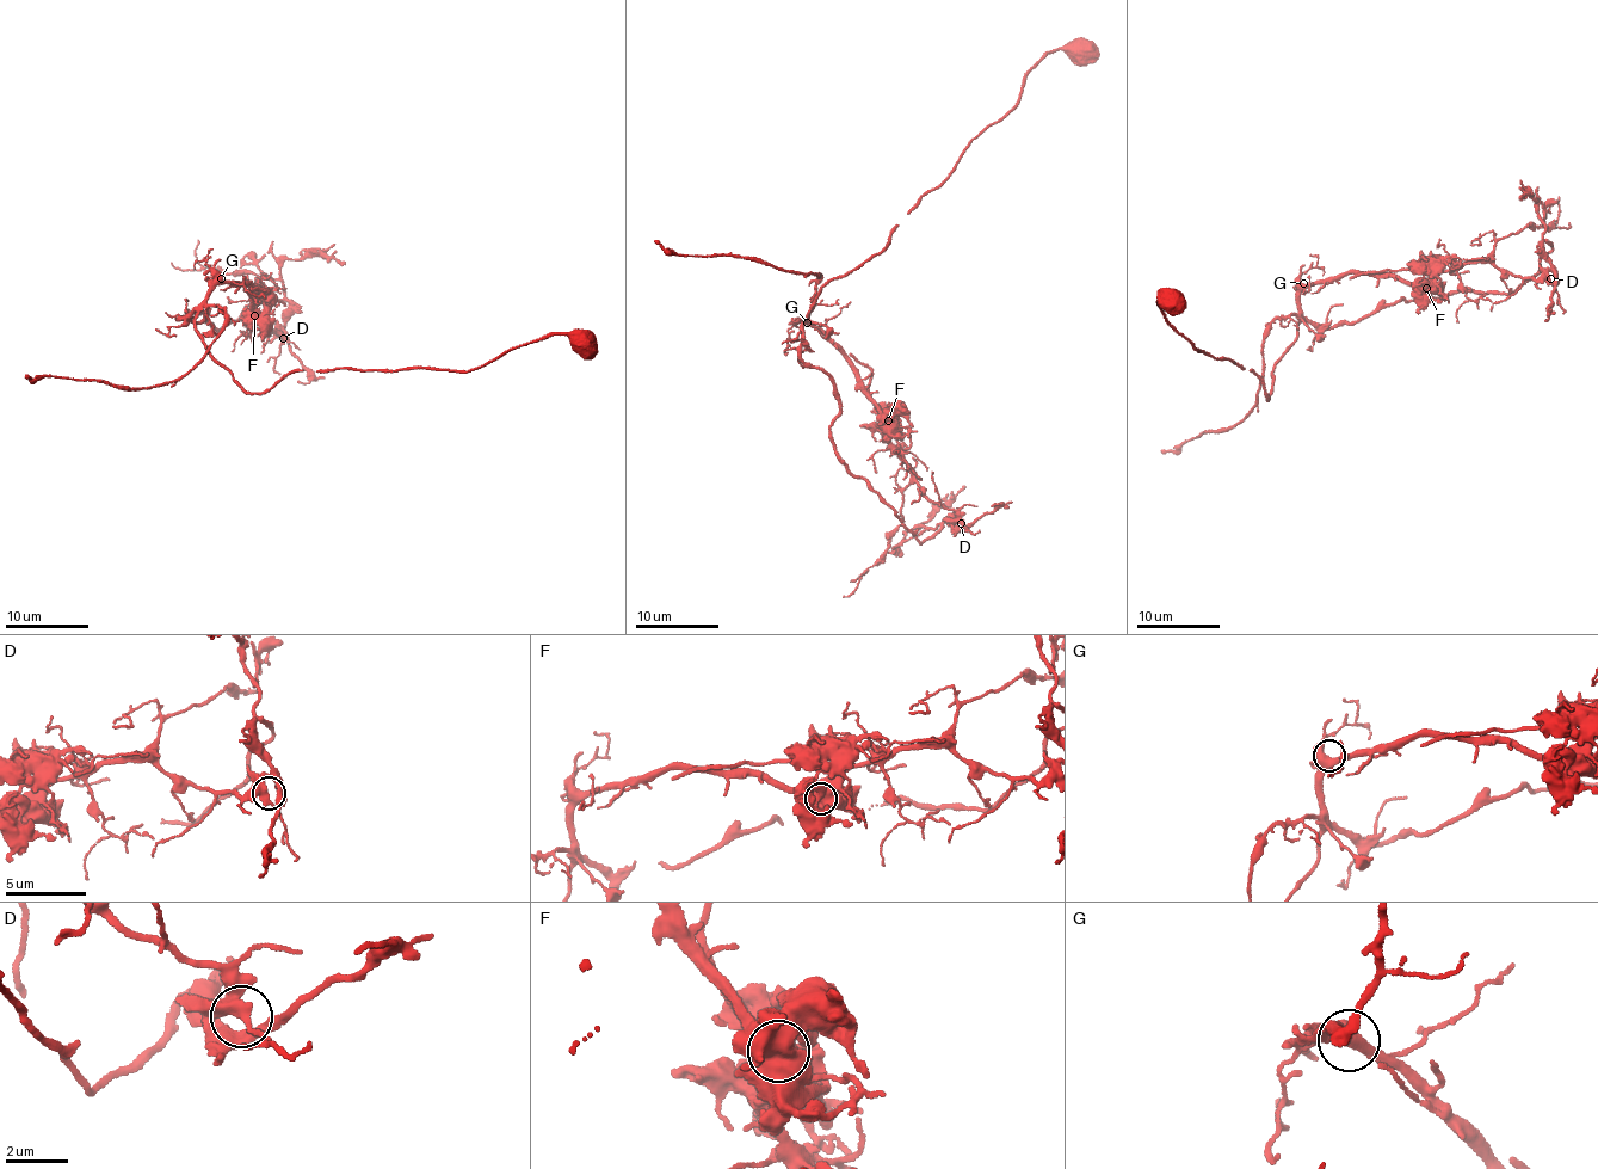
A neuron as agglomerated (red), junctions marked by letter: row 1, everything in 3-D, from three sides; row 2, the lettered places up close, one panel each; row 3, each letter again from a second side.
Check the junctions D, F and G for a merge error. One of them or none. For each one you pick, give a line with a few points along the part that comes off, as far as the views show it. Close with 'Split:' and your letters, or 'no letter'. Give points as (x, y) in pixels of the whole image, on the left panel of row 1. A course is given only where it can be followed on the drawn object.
Split: no letter

